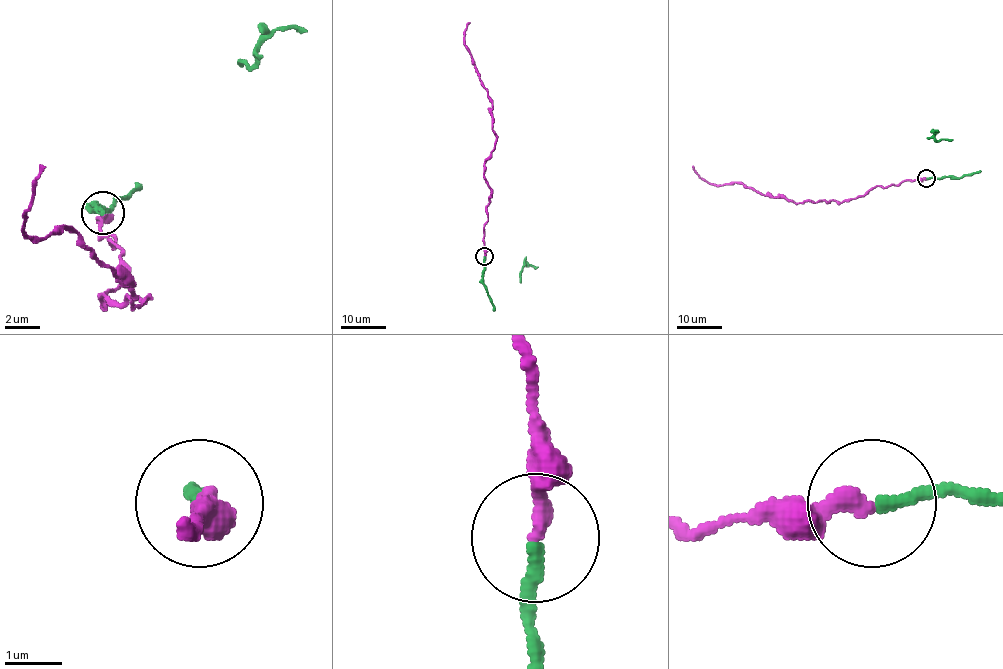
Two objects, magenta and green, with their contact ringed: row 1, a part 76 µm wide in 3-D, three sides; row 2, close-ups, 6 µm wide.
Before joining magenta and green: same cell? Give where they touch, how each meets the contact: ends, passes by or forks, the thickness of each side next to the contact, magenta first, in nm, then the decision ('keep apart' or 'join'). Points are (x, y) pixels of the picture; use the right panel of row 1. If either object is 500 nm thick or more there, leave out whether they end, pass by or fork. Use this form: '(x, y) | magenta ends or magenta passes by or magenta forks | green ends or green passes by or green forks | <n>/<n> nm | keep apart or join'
(926, 178) | magenta ends | green ends | 320/240 nm | join

